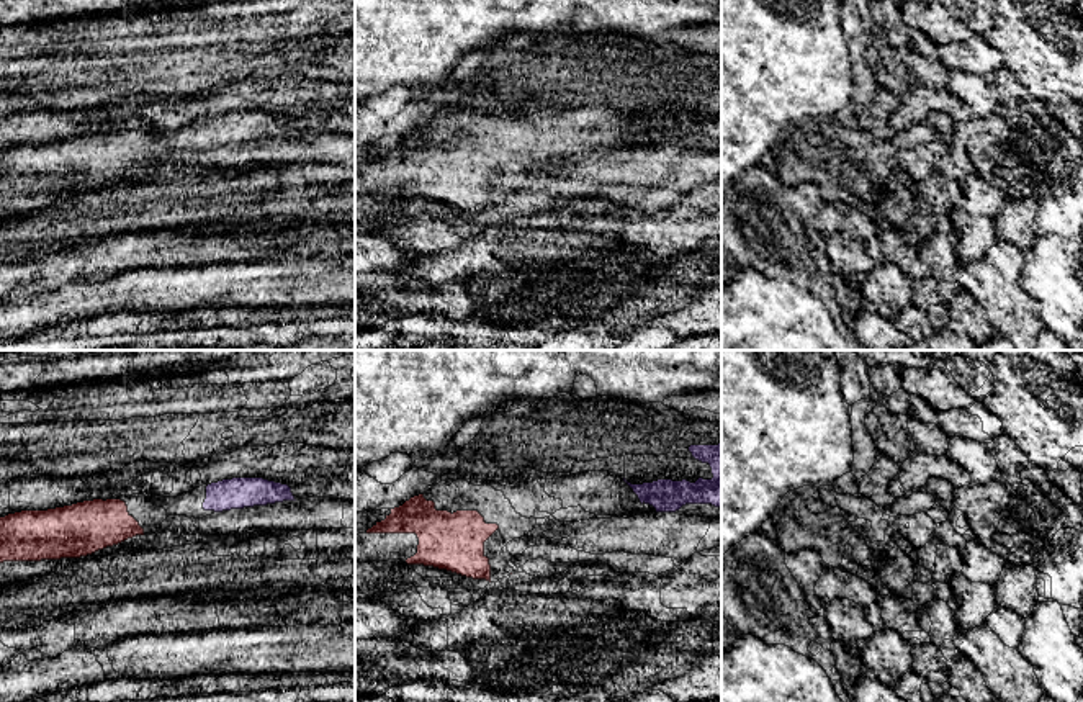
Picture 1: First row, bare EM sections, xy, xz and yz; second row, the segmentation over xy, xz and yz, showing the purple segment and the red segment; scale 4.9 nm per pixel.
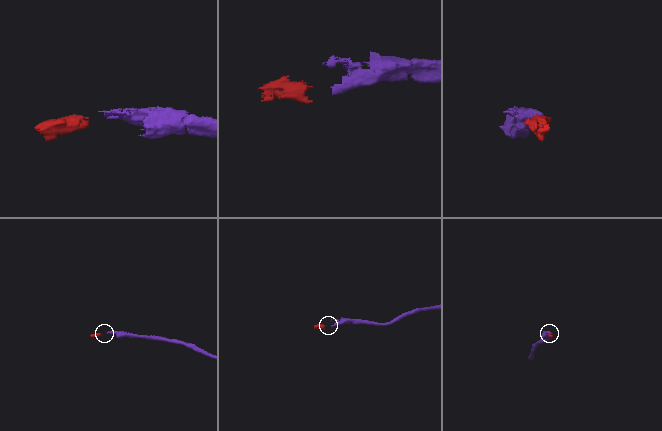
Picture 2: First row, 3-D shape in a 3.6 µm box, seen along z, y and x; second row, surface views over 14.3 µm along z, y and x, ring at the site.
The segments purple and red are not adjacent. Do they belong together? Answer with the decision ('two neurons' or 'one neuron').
one neuron

